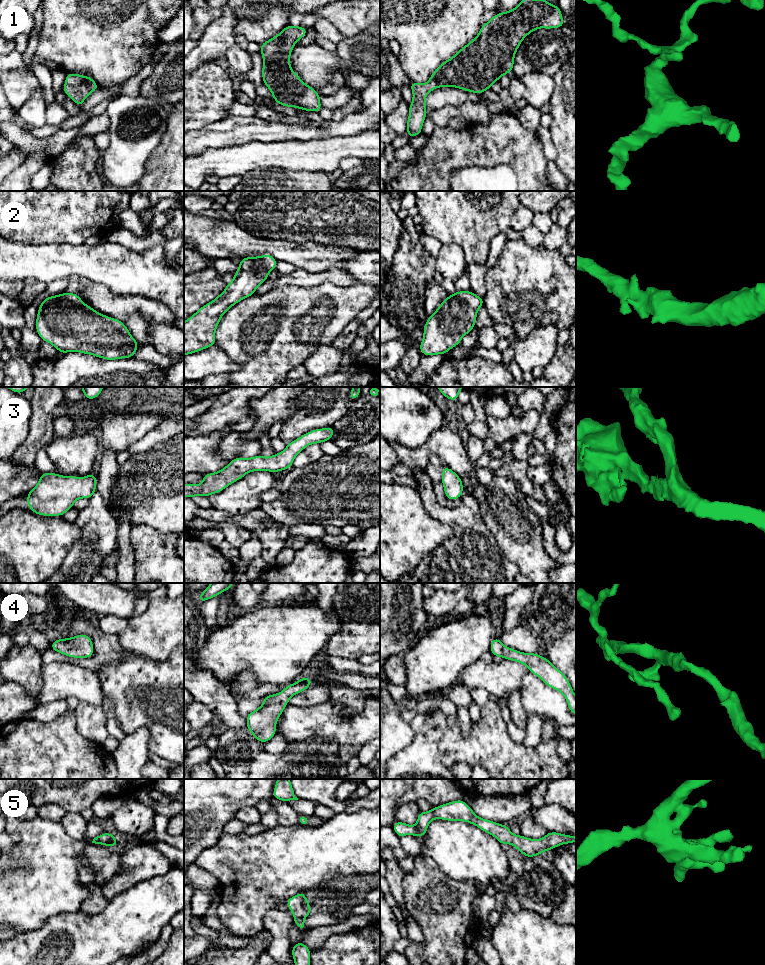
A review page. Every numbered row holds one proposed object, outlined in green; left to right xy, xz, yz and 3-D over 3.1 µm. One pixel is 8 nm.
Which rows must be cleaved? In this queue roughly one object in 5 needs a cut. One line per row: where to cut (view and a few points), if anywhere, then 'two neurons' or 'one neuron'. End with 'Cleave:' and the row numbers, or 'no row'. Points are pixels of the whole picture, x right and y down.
1: no cut | one neuron
2: no cut | one neuron
3: no cut | one neuron
4: no cut | one neuron
5: no cut | one neuron
Cleave: no row

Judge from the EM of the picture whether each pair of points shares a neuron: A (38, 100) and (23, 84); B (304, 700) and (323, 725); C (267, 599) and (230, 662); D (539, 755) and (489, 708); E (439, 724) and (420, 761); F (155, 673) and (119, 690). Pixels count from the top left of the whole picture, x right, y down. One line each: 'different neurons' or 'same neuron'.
A: different neurons
B: different neurons
C: different neurons
D: same neuron
E: same neuron
F: same neuron

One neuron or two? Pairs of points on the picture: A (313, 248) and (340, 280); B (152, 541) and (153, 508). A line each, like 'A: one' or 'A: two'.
A: two
B: two

